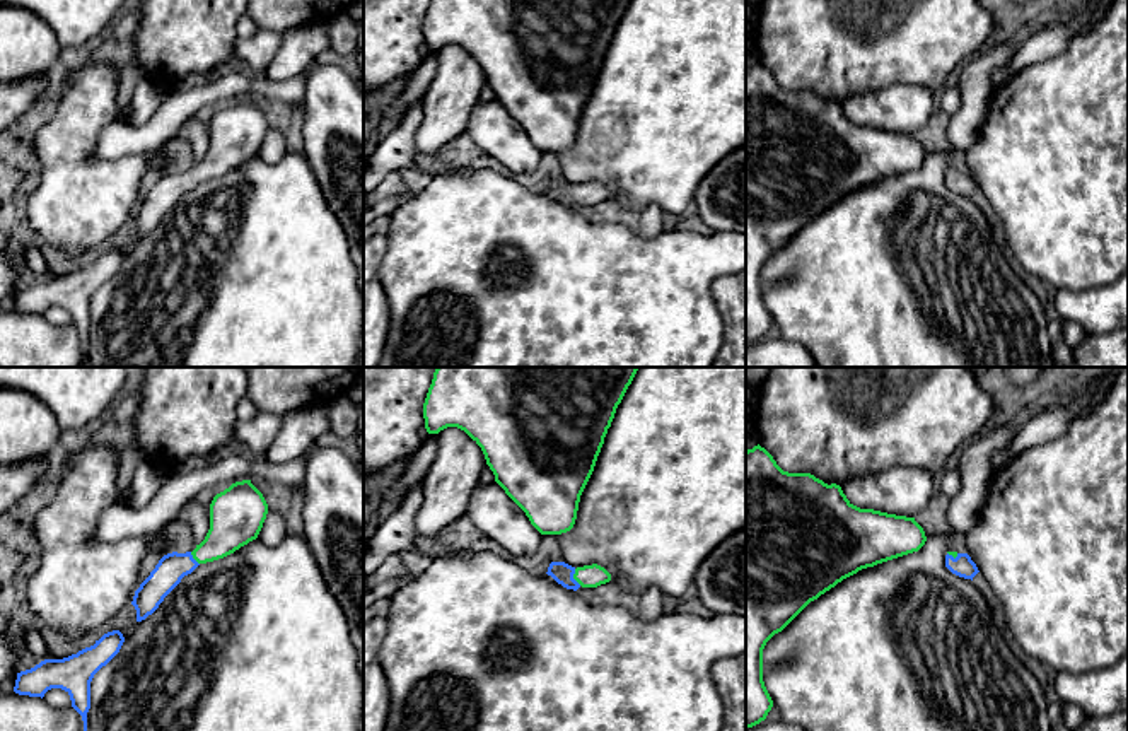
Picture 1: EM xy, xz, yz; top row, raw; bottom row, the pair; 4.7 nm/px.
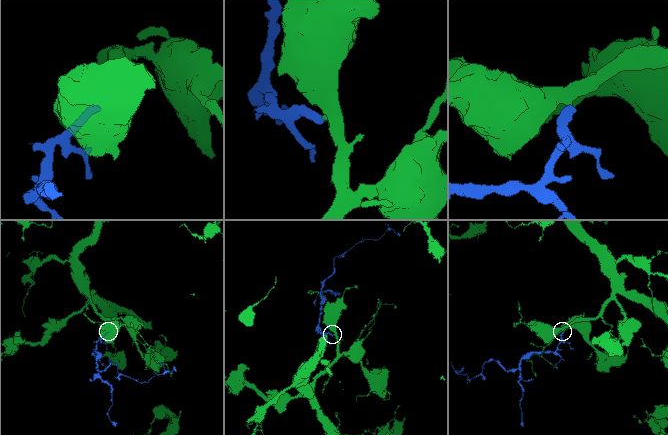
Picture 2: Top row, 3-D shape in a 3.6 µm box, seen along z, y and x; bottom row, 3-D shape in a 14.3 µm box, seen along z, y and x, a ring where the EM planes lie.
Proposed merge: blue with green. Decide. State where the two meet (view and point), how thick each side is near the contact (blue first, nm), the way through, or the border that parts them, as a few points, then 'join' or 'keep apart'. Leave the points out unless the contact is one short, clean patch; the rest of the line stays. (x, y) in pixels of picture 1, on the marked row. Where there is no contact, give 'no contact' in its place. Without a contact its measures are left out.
meets blue in xz at (572, 578); 100 nm thick on the blue side, 110 nm on the other; runs through xz (562, 573), (572, 578), (589, 576); join

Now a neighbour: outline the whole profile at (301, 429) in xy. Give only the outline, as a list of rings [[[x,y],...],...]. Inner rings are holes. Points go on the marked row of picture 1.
[[[326,405],[292,410],[283,415],[282,429],[263,456],[273,465],[294,461],[317,444],[328,430],[329,413]]]

